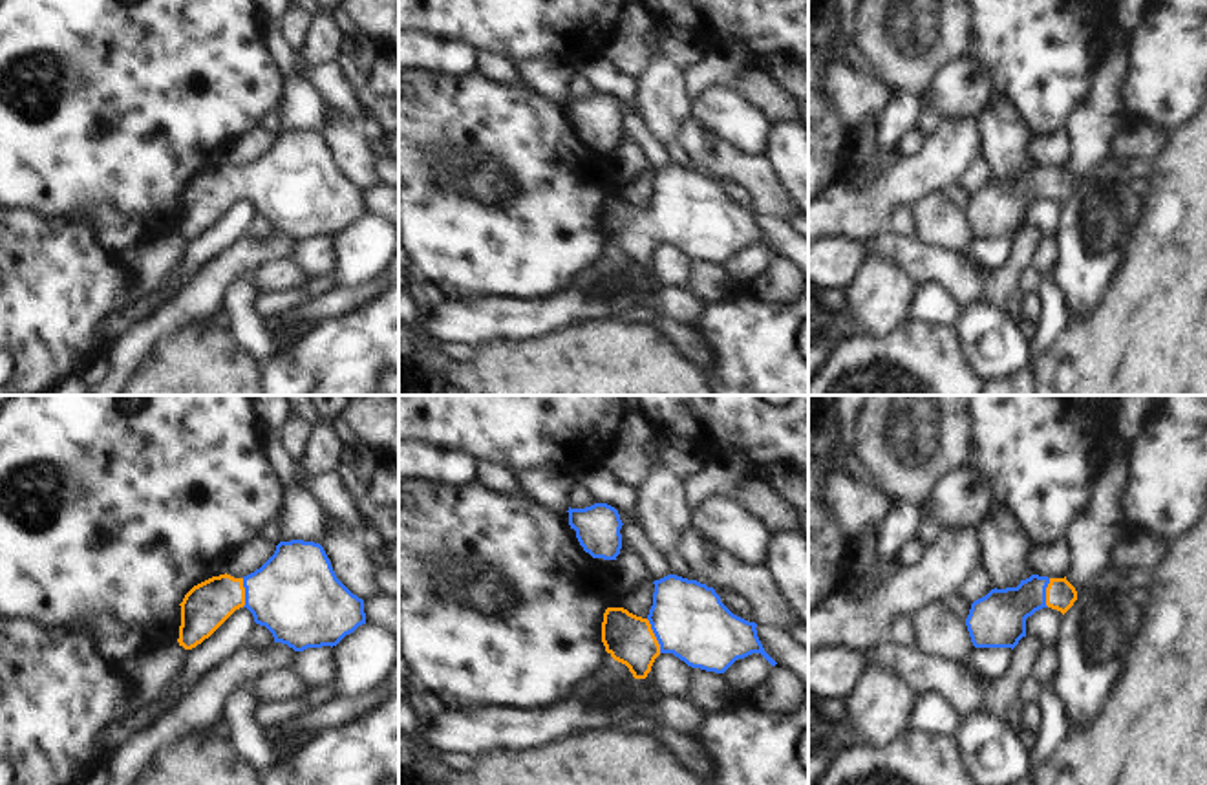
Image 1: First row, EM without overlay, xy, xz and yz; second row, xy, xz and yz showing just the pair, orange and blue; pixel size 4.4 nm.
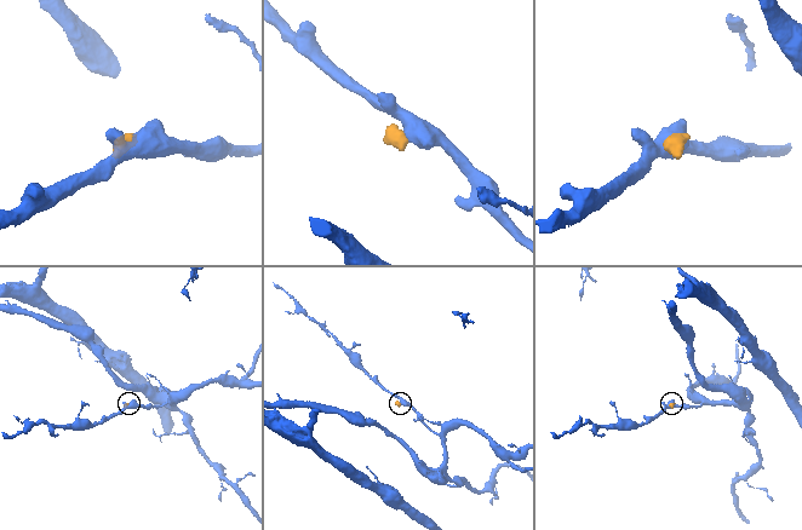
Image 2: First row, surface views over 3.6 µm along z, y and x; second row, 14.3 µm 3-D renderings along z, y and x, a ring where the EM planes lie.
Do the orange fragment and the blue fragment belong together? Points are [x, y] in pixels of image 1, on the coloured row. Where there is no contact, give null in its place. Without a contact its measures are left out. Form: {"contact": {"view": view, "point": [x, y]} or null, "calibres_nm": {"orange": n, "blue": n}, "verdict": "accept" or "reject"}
{"contact": {"view": "xz", "point": [653, 635]}, "calibres_nm": {"orange": 220, "blue": 320}, "verdict": "accept"}

